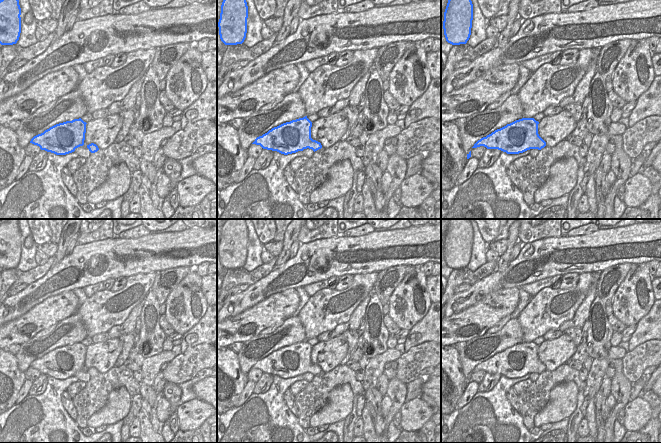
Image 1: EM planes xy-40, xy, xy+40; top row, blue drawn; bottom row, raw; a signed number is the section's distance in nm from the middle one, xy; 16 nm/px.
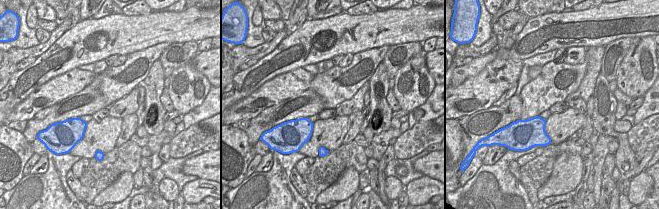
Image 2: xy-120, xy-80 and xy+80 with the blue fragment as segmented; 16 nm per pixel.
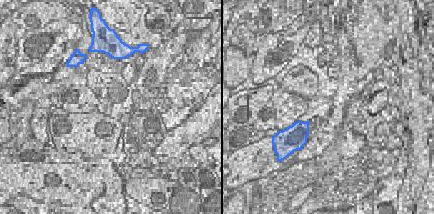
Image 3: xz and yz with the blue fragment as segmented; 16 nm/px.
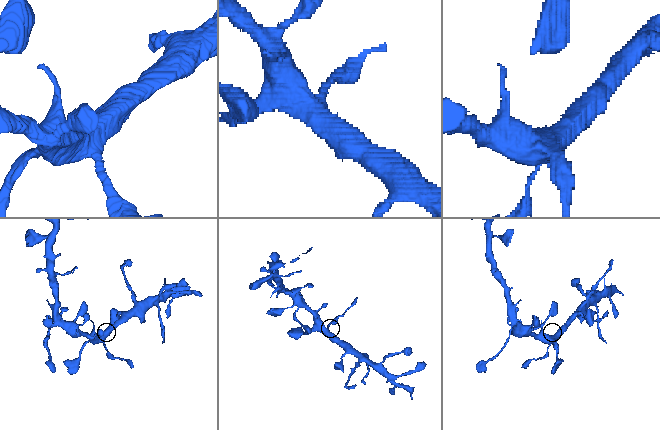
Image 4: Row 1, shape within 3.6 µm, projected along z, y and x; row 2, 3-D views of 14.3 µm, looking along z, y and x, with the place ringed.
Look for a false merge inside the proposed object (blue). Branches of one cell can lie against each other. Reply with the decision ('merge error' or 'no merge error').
no merge error

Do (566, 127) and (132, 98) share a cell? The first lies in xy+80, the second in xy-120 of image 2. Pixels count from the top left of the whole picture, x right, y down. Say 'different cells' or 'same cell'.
different cells

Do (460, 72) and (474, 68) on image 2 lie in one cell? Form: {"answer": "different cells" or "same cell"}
{"answer": "same cell"}

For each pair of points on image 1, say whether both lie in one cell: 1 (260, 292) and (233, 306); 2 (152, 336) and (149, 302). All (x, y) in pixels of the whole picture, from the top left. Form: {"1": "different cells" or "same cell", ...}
{"1": "same cell", "2": "same cell"}

